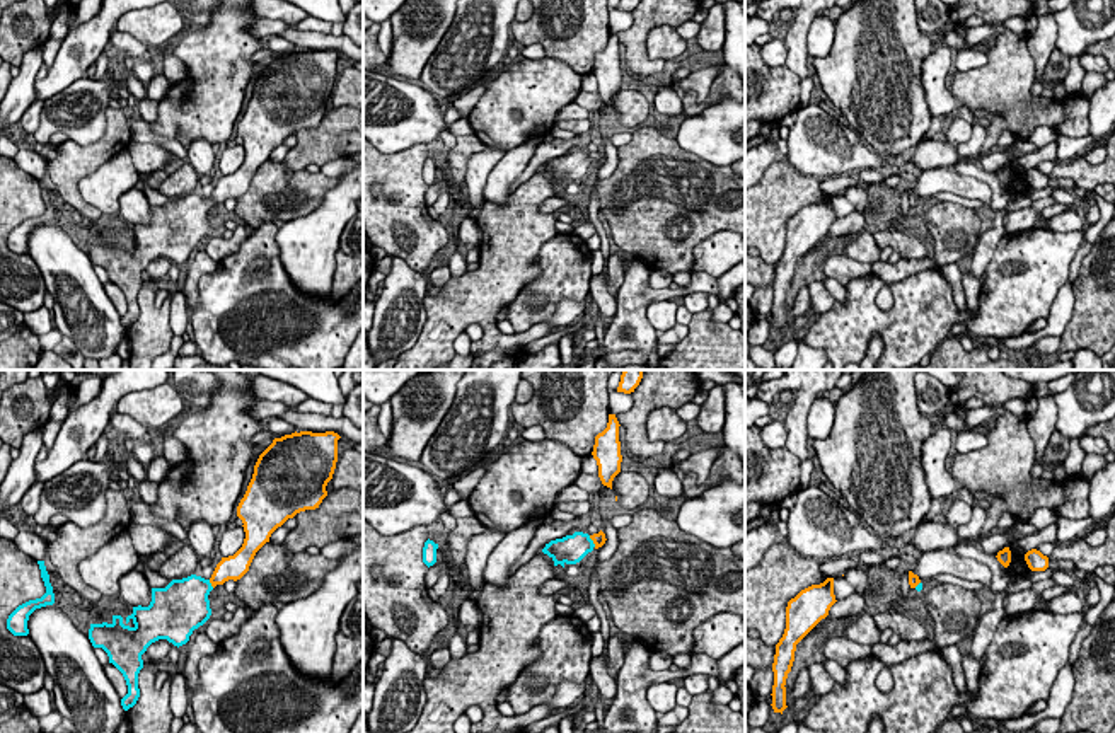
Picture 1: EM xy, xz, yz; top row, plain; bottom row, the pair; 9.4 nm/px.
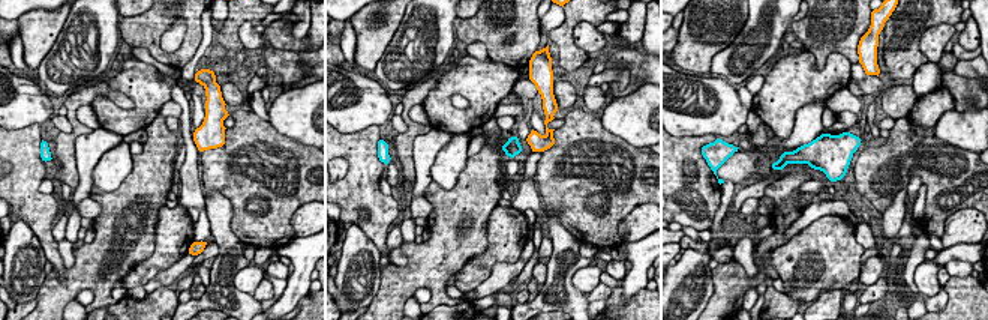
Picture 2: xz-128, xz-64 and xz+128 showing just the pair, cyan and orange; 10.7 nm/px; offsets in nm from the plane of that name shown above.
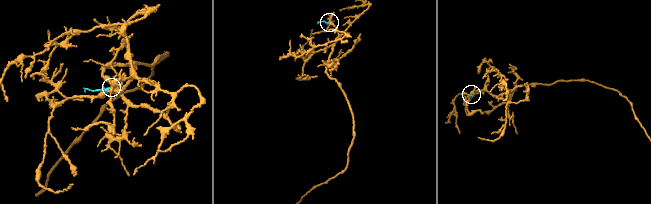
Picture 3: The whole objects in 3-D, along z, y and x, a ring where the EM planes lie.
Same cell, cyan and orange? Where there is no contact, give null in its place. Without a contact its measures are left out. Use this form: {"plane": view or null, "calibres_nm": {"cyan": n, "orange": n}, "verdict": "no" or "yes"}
{"plane": "xz", "calibres_nm": {"cyan": 280, "orange": 130}, "verdict": "yes"}

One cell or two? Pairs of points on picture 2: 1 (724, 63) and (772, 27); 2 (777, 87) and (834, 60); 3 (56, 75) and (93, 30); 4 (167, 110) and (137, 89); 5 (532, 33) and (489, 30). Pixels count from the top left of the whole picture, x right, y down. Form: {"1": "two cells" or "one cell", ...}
{"1": "one cell", "2": "one cell", "3": "one cell", "4": "two cells", "5": "one cell"}

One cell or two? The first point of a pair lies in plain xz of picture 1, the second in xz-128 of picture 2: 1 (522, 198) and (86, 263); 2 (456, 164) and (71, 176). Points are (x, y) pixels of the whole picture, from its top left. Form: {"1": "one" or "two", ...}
{"1": "one", "2": "one"}

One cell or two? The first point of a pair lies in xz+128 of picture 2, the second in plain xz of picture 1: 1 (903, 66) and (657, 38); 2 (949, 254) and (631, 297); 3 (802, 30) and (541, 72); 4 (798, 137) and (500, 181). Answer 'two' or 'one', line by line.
1: two
2: one
3: two
4: one

